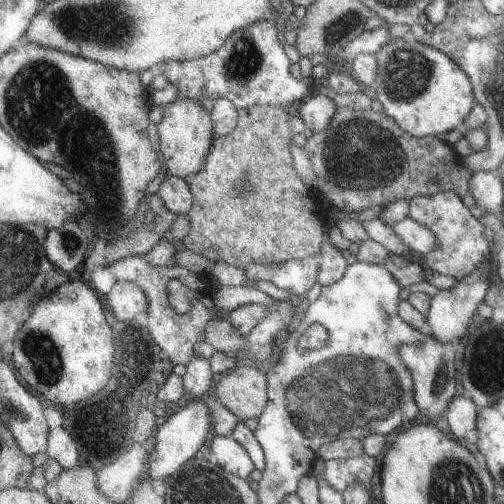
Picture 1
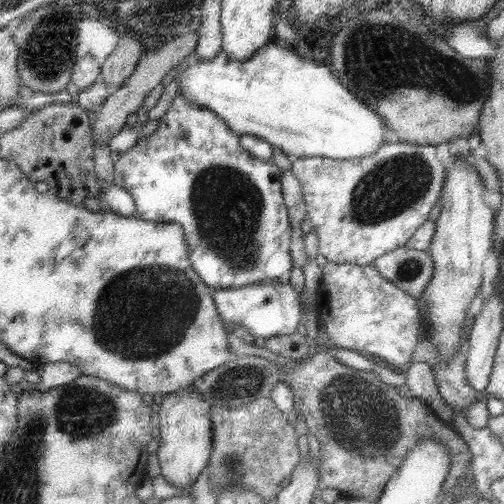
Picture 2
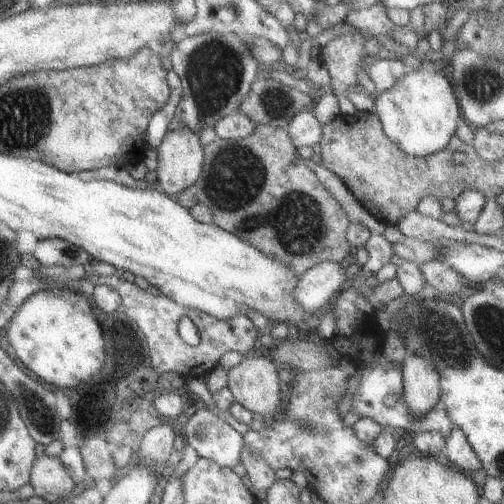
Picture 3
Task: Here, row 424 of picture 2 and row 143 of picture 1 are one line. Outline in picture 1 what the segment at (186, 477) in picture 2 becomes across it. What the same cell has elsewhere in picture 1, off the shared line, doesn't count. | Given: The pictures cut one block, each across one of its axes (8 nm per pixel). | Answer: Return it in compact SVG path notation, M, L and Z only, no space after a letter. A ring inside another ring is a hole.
M173 100L163 108L163 116L157 124L157 136L159 136L159 150L165 158L165 170L167 176L175 176L181 180L189 180L193 174L197 174L207 158L207 152L213 142L213 122L211 112L207 112L201 102L193 100Z

